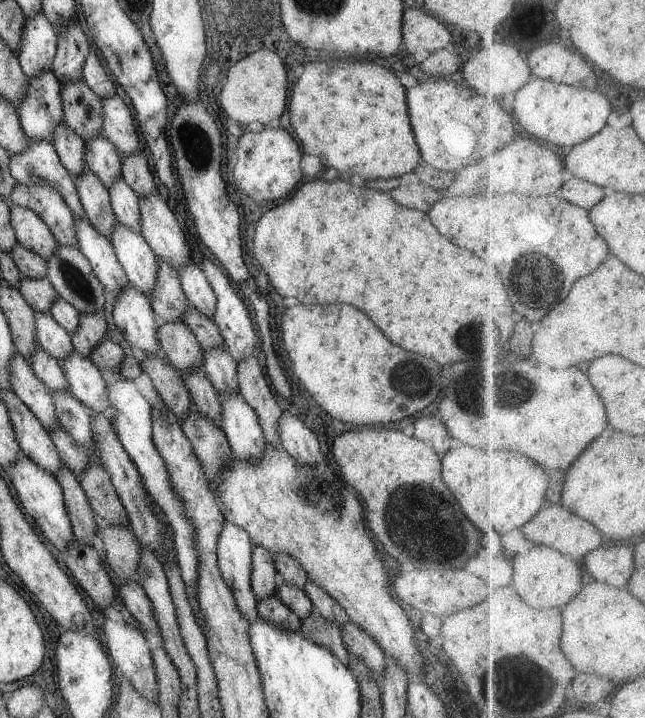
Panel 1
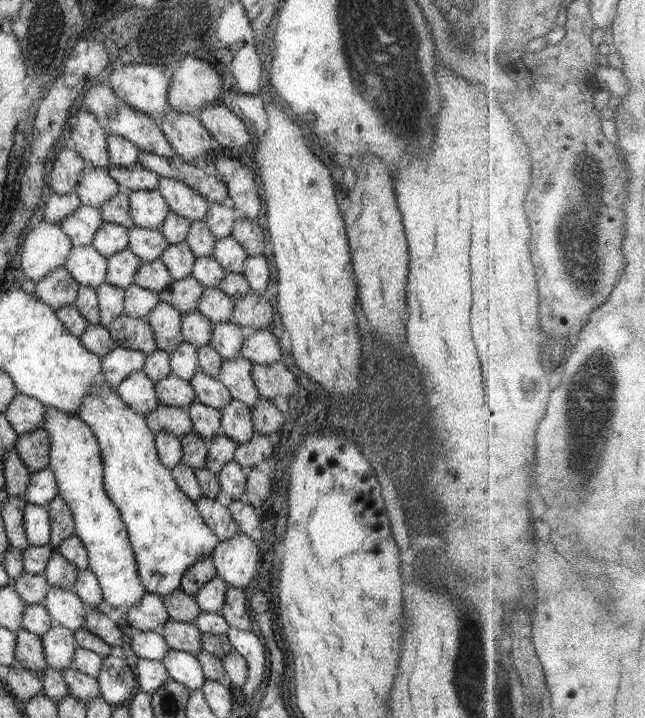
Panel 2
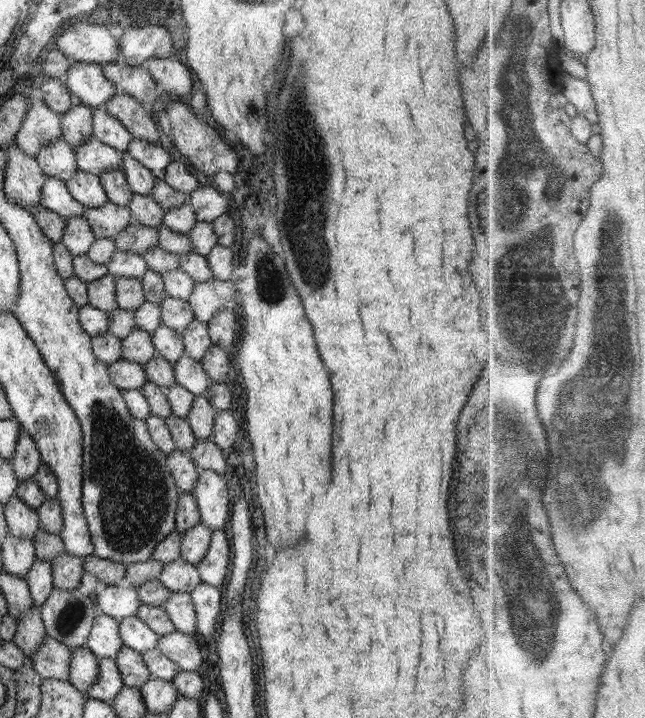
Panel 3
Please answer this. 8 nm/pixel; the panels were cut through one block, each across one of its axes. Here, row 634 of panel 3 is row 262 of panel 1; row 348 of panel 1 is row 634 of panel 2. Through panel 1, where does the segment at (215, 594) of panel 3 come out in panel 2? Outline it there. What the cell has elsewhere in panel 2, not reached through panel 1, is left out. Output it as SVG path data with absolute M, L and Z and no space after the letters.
M230 627L227 637L233 646L233 650L239 652L247 662L248 676L244 686L243 694L251 699L254 692L262 686L266 678L266 648L264 641L260 640L252 631L238 630Z

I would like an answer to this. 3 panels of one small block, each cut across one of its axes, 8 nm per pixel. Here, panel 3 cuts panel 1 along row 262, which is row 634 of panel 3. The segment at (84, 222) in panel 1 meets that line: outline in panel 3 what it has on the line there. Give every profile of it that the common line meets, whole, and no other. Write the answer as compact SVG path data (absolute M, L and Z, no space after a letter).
M97 614L85 644L86 648L97 657L115 660L124 645L120 636L119 621L104 614Z

